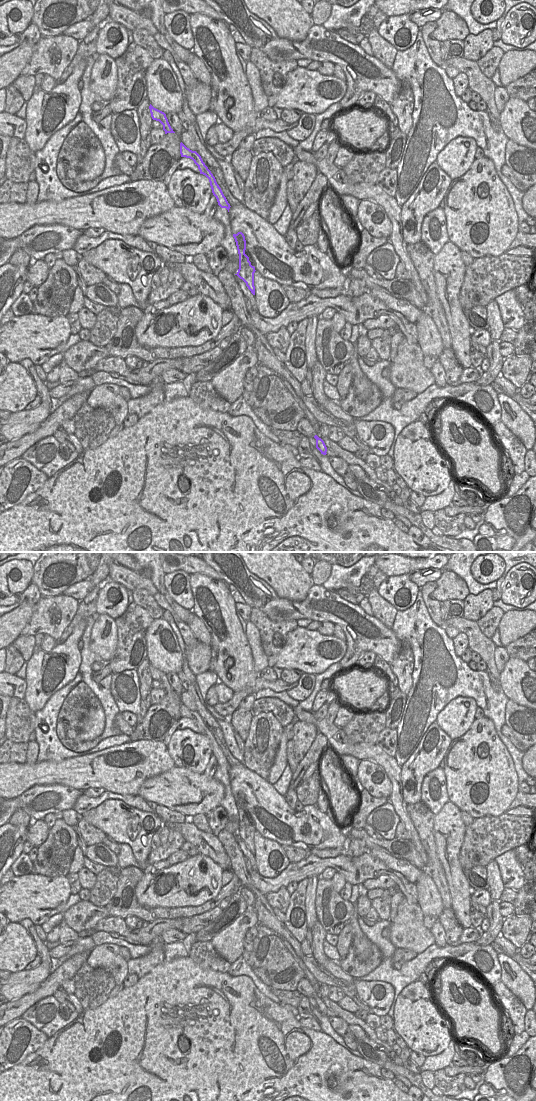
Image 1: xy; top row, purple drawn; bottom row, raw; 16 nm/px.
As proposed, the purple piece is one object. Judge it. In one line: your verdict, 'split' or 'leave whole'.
leave whole

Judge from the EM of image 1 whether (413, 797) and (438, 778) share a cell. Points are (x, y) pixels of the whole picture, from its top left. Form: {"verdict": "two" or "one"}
{"verdict": "two"}

